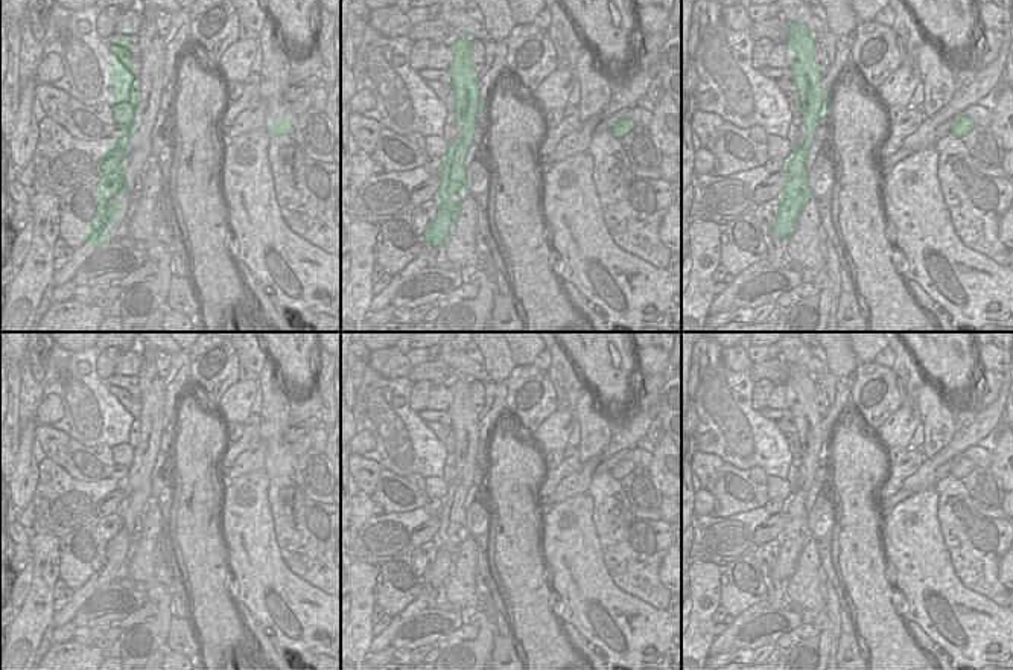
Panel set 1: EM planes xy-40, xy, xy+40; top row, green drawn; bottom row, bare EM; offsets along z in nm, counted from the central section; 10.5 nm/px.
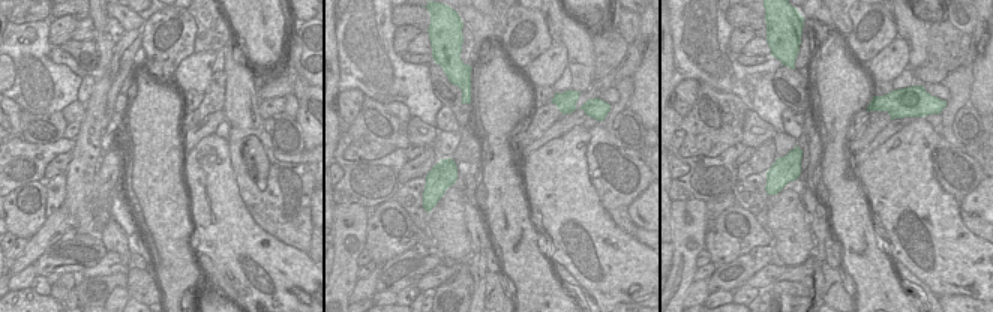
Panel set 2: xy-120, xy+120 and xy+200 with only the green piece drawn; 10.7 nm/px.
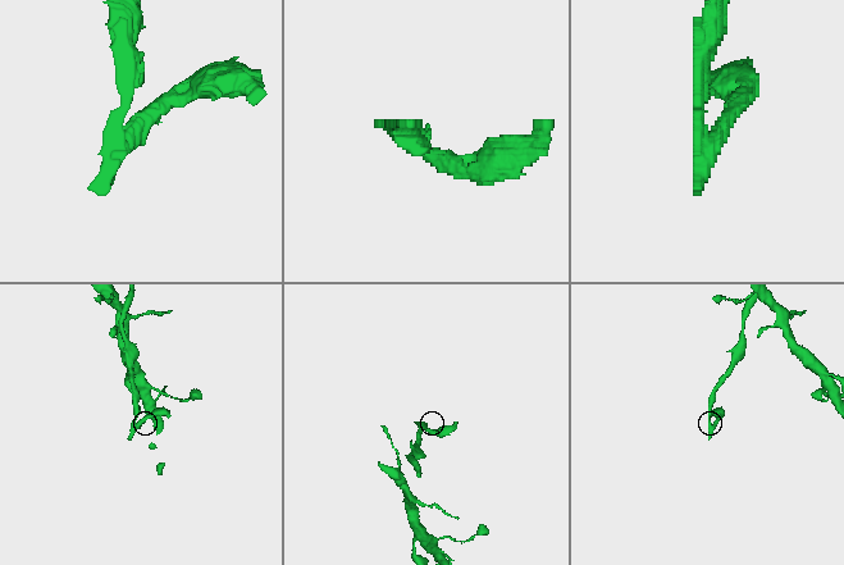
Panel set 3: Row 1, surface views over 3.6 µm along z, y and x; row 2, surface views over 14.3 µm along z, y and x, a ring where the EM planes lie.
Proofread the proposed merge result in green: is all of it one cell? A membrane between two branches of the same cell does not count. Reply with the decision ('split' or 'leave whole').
split

